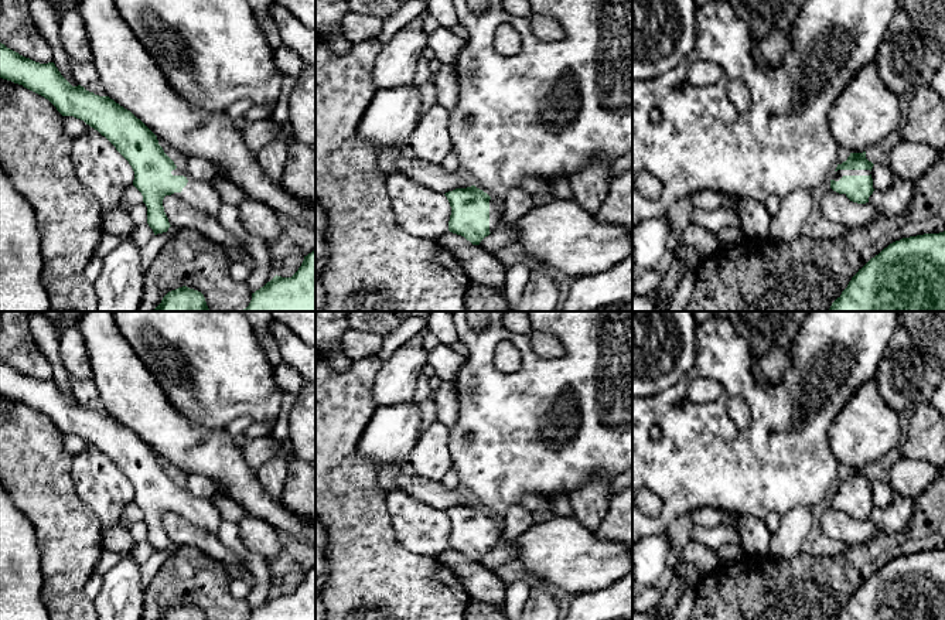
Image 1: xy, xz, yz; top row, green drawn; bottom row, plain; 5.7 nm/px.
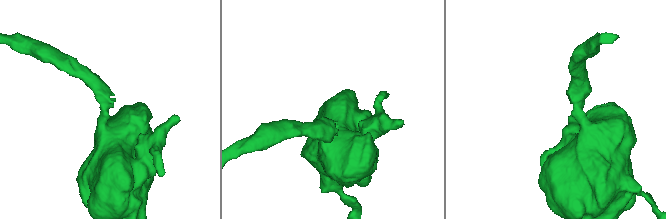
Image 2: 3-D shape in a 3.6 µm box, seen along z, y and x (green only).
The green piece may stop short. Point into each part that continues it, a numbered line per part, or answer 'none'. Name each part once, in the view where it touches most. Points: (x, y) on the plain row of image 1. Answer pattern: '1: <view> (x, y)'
1: yz (836, 493)

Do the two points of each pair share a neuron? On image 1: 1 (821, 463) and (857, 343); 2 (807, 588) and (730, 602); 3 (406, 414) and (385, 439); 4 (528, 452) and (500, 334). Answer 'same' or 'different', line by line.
1: same
2: same
3: same
4: same

